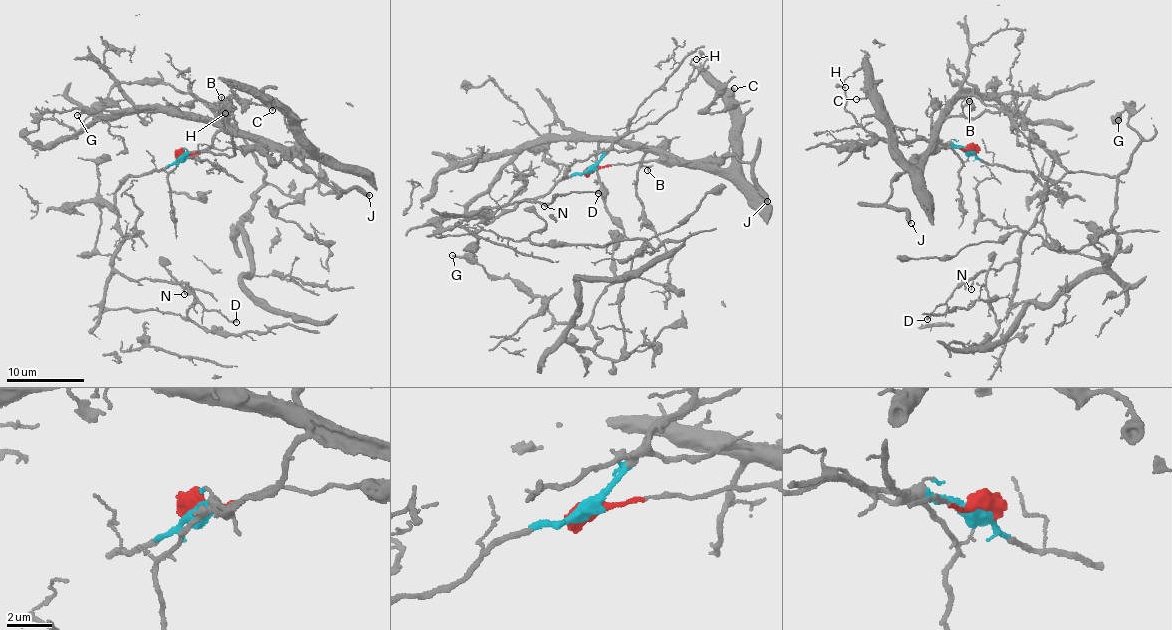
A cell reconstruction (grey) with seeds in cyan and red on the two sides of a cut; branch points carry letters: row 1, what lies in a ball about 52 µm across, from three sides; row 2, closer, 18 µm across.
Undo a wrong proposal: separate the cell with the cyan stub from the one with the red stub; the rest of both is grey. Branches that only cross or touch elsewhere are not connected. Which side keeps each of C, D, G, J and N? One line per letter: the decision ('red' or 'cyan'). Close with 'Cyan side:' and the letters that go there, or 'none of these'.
C: red
D: cyan
G: red
J: red
N: cyan
Cyan side: D, N

